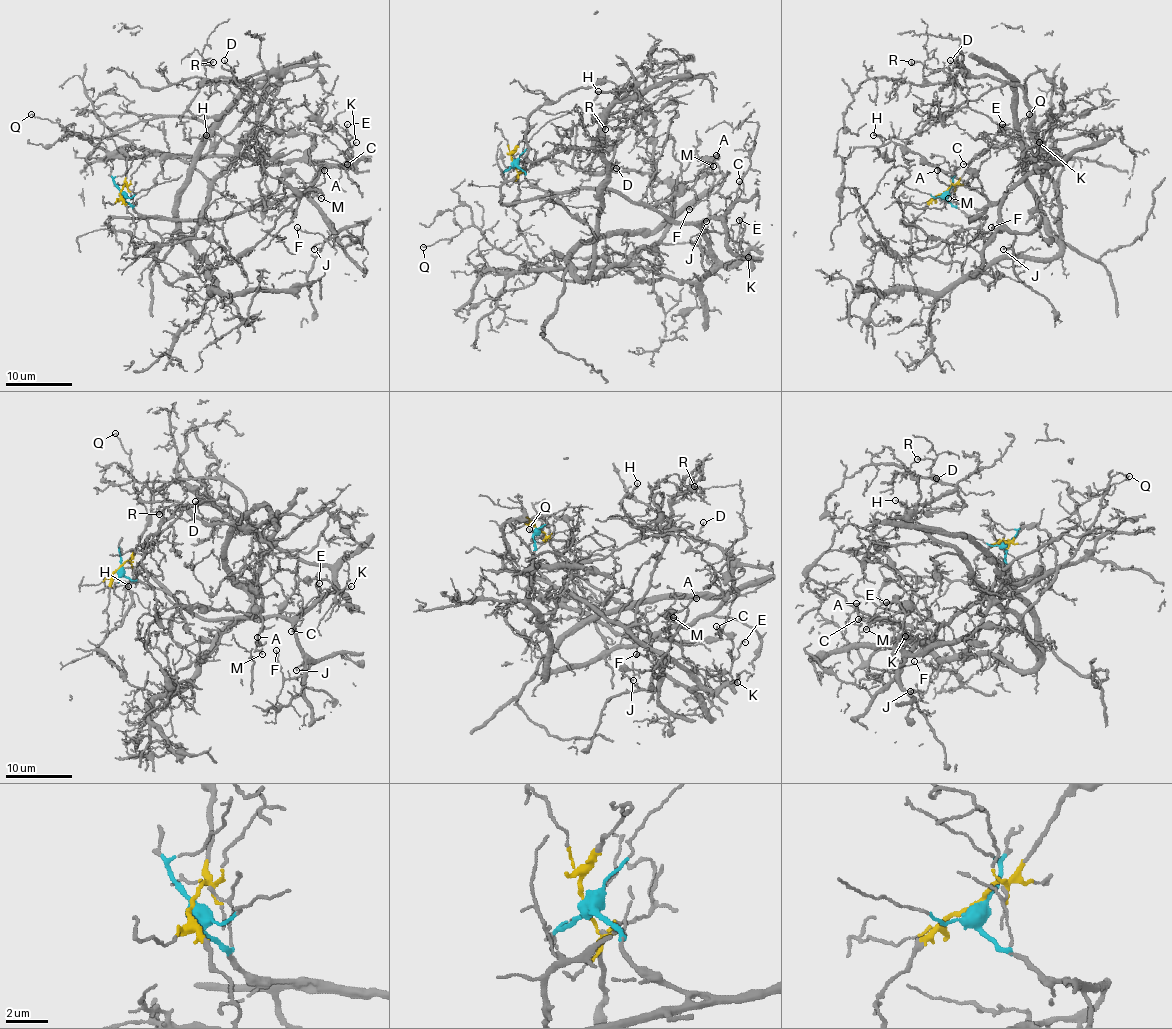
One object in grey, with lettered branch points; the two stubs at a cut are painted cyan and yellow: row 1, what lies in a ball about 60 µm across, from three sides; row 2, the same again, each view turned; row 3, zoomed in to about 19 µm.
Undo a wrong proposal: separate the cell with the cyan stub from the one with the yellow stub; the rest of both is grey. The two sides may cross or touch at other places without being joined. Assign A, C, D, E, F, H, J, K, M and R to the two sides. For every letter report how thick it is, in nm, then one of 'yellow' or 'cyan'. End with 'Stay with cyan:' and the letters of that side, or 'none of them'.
A: calibre 120 nm; cyan
C: calibre 110 nm; cyan
D: calibre 130 nm; yellow
E: calibre 120 nm; cyan
F: calibre 100 nm; cyan
H: calibre 140 nm; yellow
J: calibre 110 nm; cyan
K: calibre 90 nm; cyan
M: calibre 160 nm; cyan
R: calibre 170 nm; yellow
Stay with cyan: A, C, E, F, J, K, M

